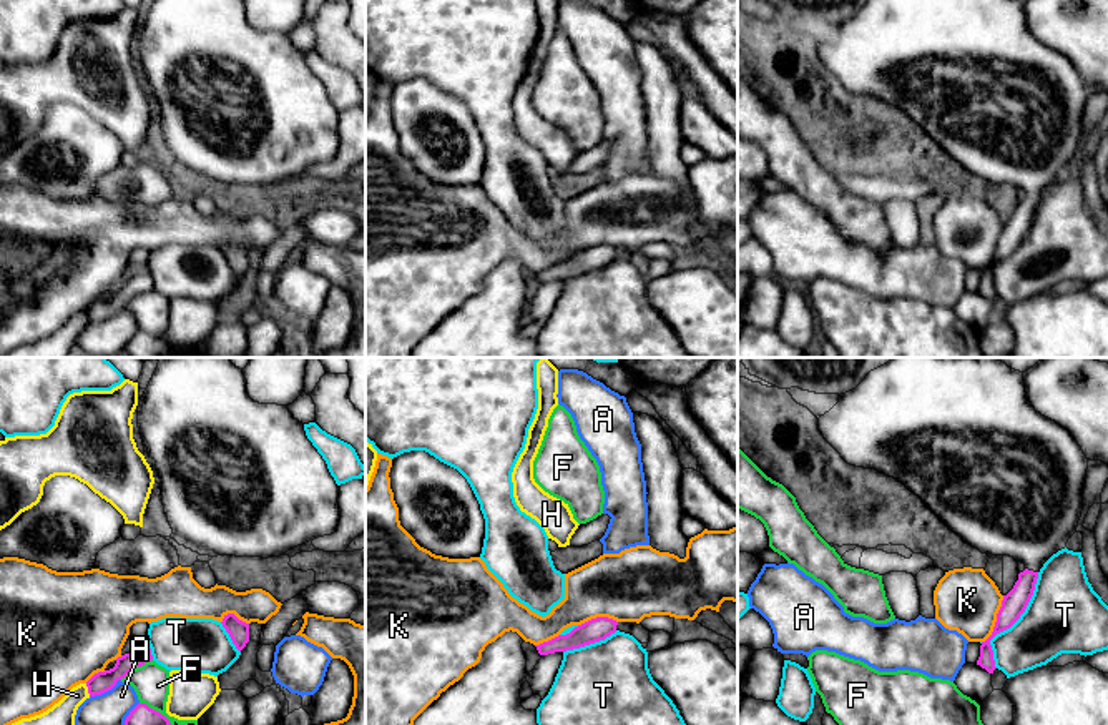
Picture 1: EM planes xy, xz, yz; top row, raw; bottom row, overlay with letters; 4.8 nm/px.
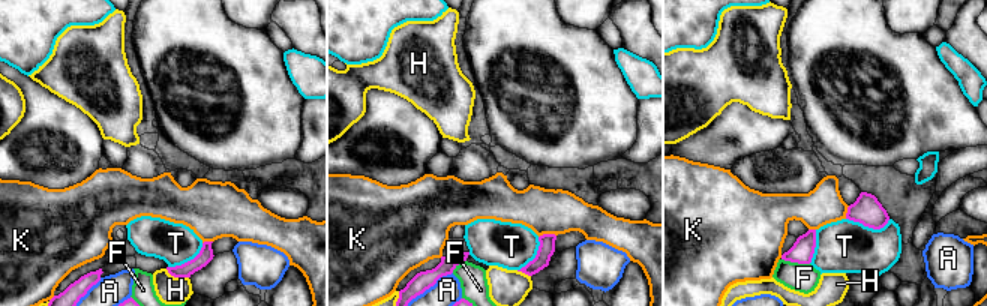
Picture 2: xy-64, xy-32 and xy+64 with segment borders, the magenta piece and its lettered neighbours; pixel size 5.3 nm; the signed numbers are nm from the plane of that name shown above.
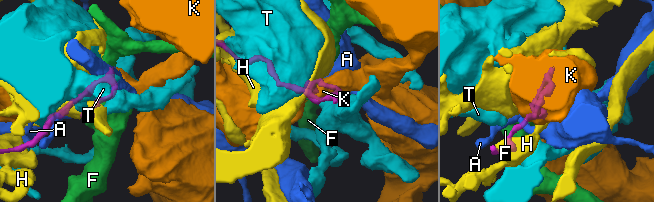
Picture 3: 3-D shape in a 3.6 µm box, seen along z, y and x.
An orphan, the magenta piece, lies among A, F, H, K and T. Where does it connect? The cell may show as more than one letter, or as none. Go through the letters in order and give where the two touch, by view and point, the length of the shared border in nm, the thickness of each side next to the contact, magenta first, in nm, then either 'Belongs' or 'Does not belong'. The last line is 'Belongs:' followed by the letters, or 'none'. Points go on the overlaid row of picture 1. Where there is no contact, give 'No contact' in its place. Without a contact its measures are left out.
A: Touches magenta at xy (105, 690). Shared border 180 nm. Thickness 100 nm (magenta) against 160 nm. Does not belong
F: Touches magenta at xy (135, 667). Shared border 190 nm. Thickness 100 nm (magenta) against 180 nm. Does not belong
H: Touches magenta at xy (88, 690). Shared border 70 nm. Thickness 100 nm (magenta) against 120 nm. Does not belong
K: Touches magenta at yz (997, 619). Shared border 260 nm. Thickness 120 nm (magenta) against 300 nm. Does not belong
T: Touches magenta at yz (1014, 622). Shared border 500 nm. Thickness 120 nm (magenta) against 360 nm. Does not belong
Belongs: none

